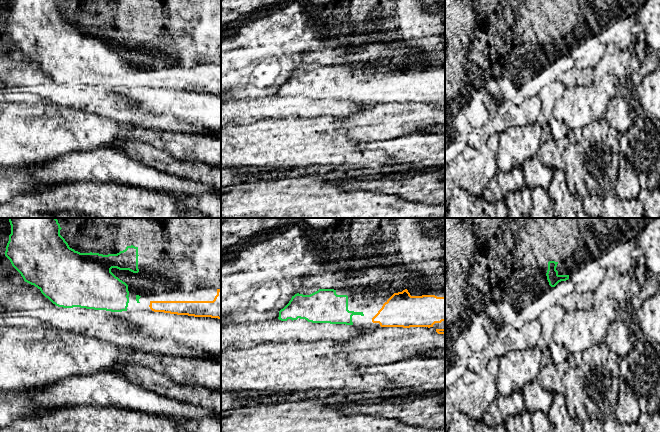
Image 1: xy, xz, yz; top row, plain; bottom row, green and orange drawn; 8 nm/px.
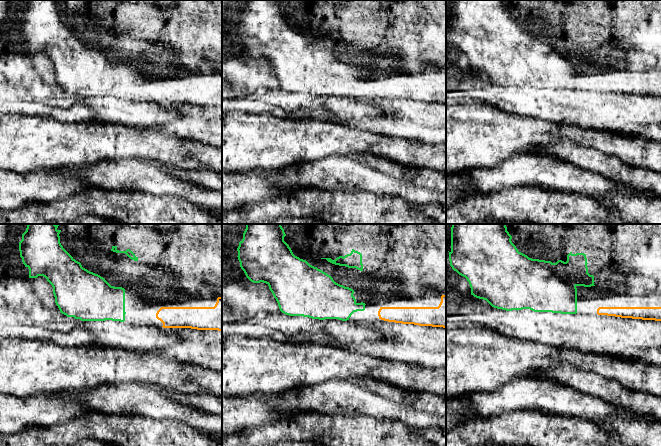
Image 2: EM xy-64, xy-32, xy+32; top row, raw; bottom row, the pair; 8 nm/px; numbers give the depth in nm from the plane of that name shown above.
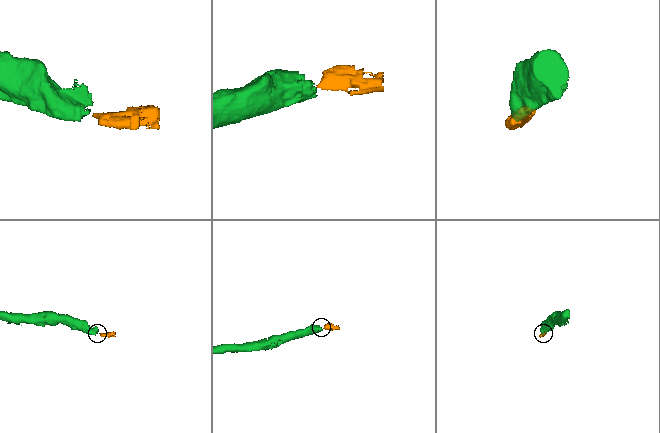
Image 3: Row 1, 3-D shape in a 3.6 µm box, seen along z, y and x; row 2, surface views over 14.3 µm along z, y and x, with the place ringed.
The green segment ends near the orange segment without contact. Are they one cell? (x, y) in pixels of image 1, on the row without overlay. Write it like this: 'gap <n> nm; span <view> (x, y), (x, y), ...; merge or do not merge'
gap 80 nm; span xz (363, 91), (372, 94); merge

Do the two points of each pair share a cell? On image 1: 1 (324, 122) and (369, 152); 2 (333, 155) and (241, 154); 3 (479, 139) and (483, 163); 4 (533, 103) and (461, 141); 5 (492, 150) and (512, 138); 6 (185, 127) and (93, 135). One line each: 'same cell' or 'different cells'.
1: same cell
2: same cell
3: different cells
4: same cell
5: different cells
6: different cells

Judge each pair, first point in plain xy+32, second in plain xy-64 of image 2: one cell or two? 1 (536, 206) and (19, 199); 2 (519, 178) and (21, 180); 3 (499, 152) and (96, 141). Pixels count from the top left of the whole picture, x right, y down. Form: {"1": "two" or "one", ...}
{"1": "two", "2": "two", "3": "one"}

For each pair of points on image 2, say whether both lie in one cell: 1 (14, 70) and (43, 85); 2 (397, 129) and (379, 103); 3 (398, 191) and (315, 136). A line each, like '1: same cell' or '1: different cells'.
1: same cell
2: same cell
3: different cells

